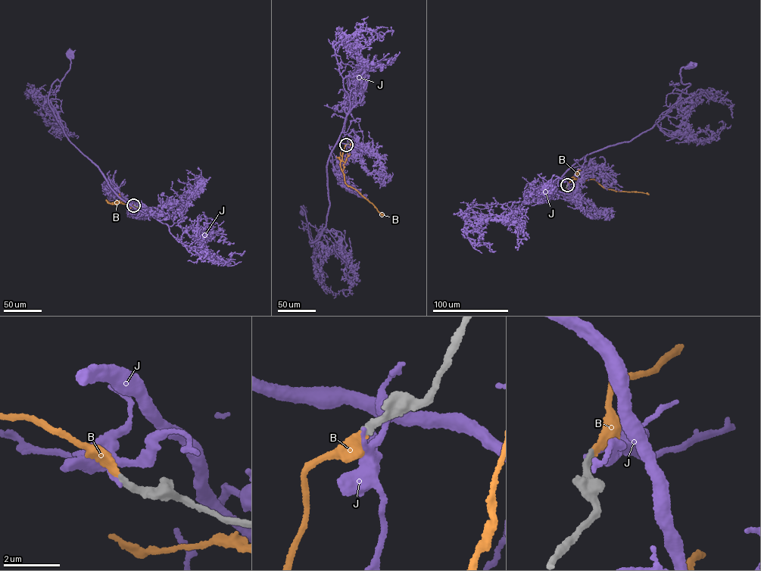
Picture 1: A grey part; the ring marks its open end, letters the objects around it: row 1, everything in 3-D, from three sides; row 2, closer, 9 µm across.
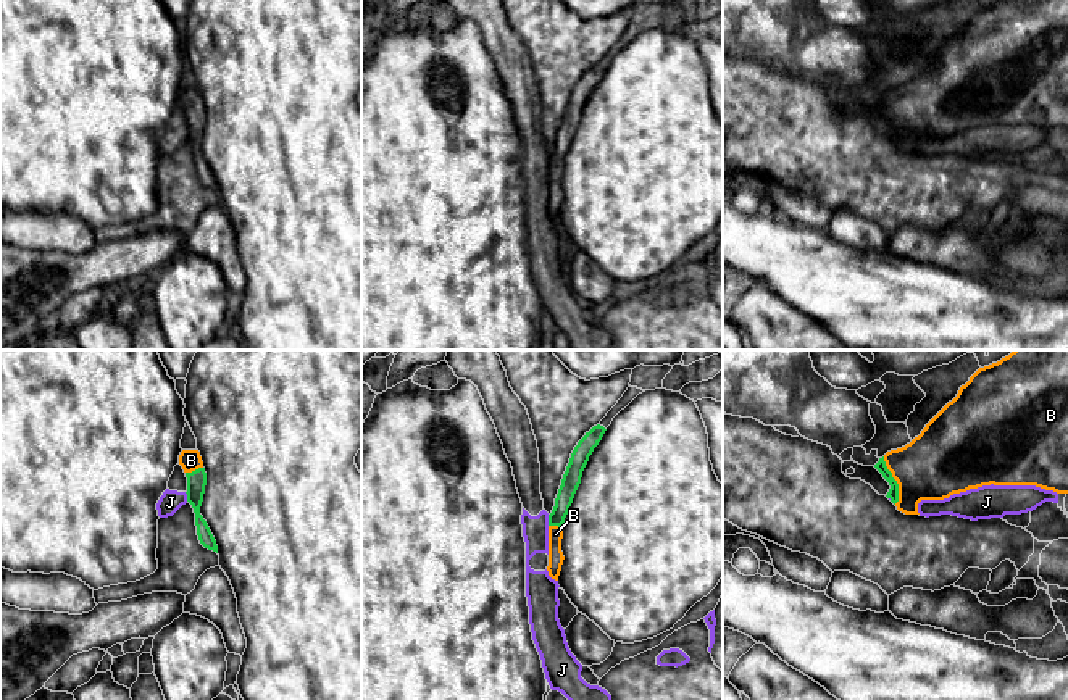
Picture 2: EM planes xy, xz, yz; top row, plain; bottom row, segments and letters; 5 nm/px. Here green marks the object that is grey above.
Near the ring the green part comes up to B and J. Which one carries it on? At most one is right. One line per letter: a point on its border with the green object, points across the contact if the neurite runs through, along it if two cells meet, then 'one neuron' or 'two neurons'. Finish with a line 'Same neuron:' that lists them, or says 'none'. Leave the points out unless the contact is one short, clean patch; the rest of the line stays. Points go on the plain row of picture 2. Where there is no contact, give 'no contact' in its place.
B: meets green in yz at (896, 120); runs through yz (892, 133), (896, 120), (905, 110), (941, 100); one neuron
J: meets green in xz at (549, 158); border along xz (547, 154), (549, 163); two neurons
Same neuron: B

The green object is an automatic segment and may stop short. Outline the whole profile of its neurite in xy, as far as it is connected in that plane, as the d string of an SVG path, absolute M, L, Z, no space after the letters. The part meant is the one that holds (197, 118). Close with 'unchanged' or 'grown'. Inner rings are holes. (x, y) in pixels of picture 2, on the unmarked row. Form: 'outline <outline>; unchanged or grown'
outline M182 89L179 94L179 103L182 105L187 116L187 140L192 144L195 152L195 165L200 182L218 192L216 179L200 153L200 145L203 140L207 111L198 89Z; grown

